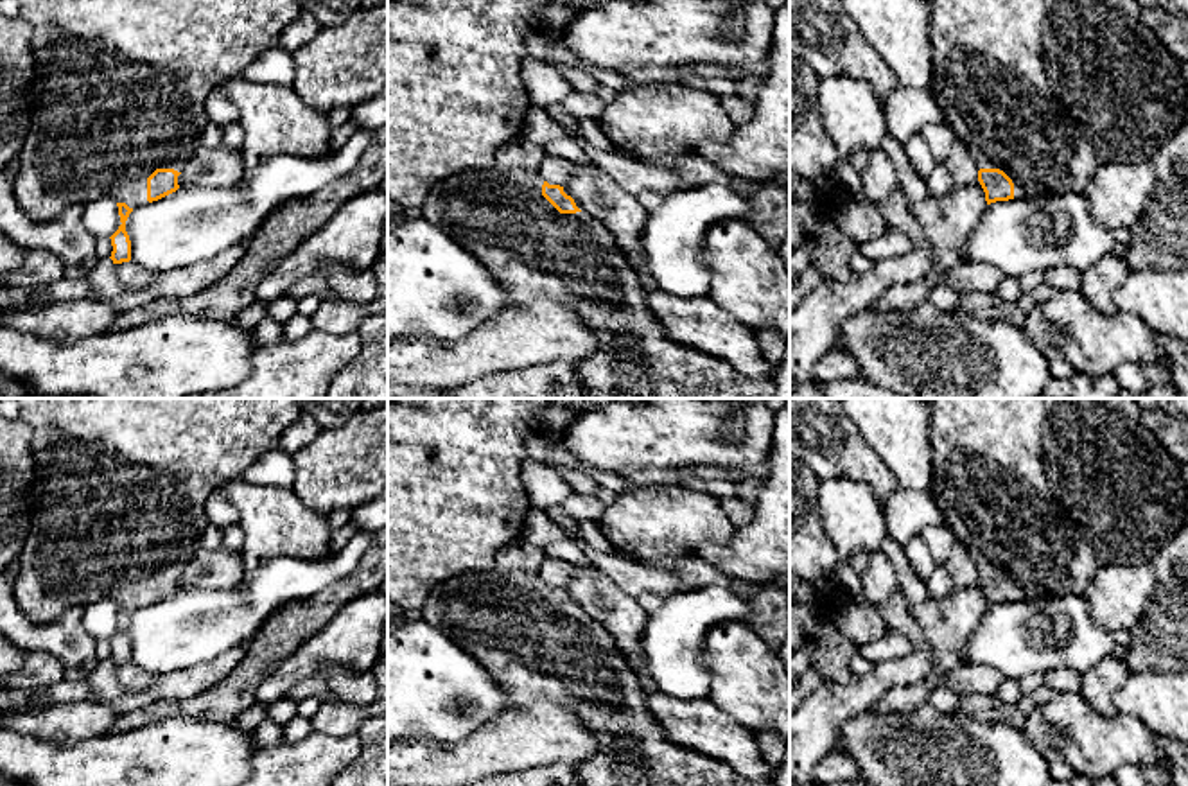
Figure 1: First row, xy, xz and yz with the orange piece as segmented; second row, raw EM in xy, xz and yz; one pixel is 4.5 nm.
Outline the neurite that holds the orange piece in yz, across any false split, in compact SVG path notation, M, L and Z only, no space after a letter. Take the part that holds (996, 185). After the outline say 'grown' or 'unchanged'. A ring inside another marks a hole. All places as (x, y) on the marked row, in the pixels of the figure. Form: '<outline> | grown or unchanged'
M931 0L930 20L930 93L955 138L971 151L987 205L1084 194L1096 169L1111 162L1150 162L1188 122L1181 61L1141 22L1136 0Z | grown

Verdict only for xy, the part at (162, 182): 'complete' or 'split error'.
split error

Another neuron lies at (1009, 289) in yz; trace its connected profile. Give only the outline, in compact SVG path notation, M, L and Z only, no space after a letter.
M1007 275L1001 278L996 293L1009 303L1016 303L1023 294L1018 278Z

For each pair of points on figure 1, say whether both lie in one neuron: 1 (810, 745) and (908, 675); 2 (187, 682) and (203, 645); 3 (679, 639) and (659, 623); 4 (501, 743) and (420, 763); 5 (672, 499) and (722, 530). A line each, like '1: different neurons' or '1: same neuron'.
1: same neuron
2: different neurons
3: same neuron
4: same neuron
5: same neuron

